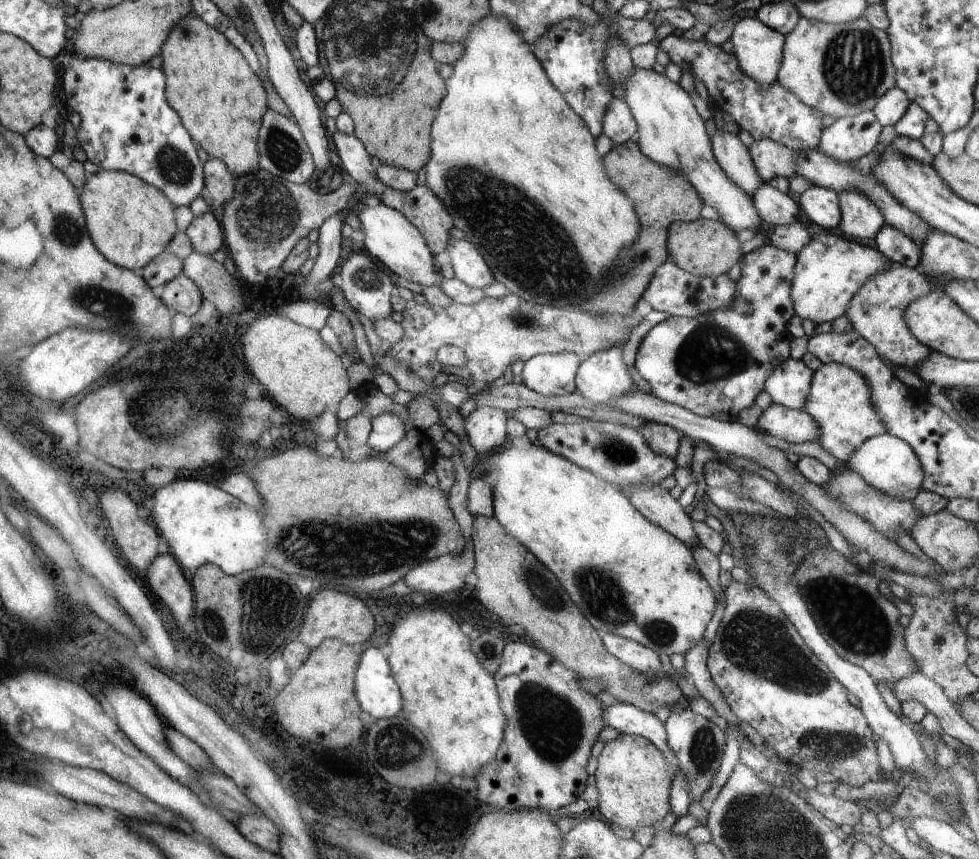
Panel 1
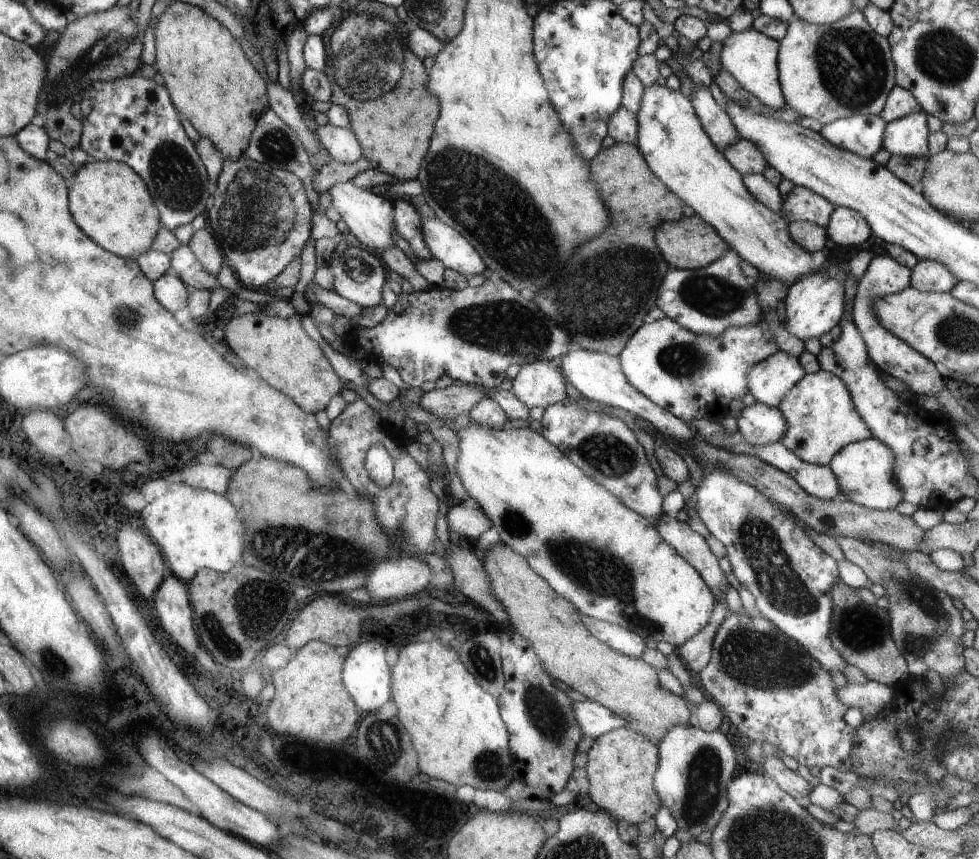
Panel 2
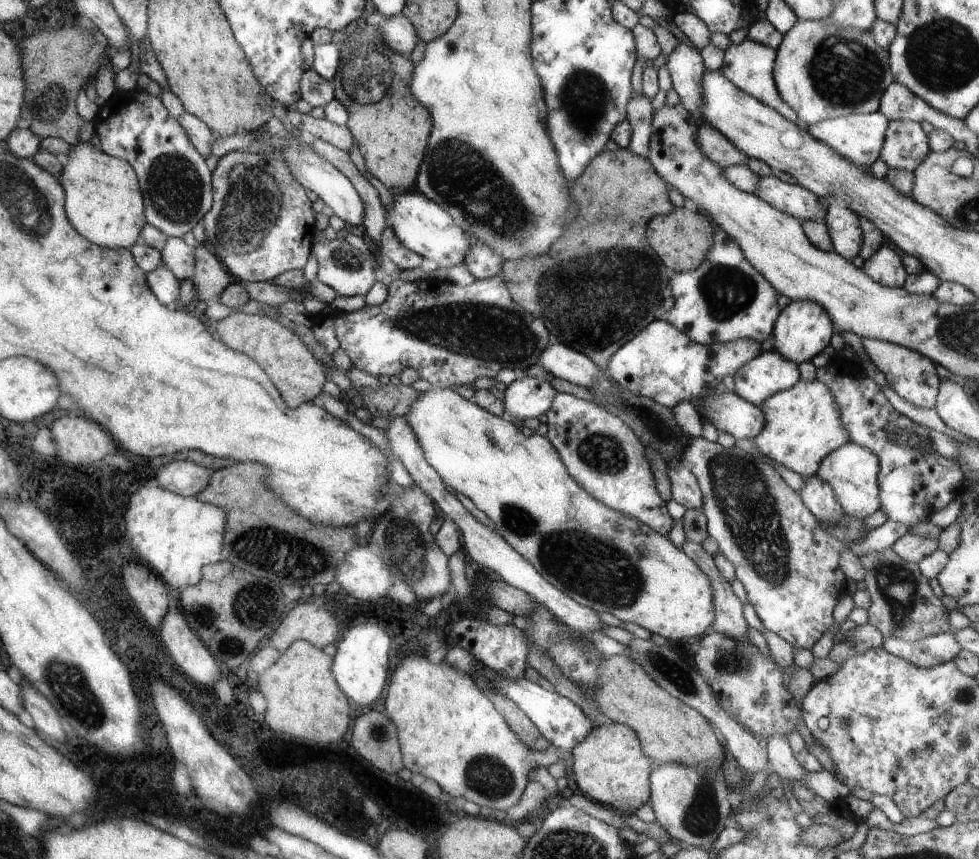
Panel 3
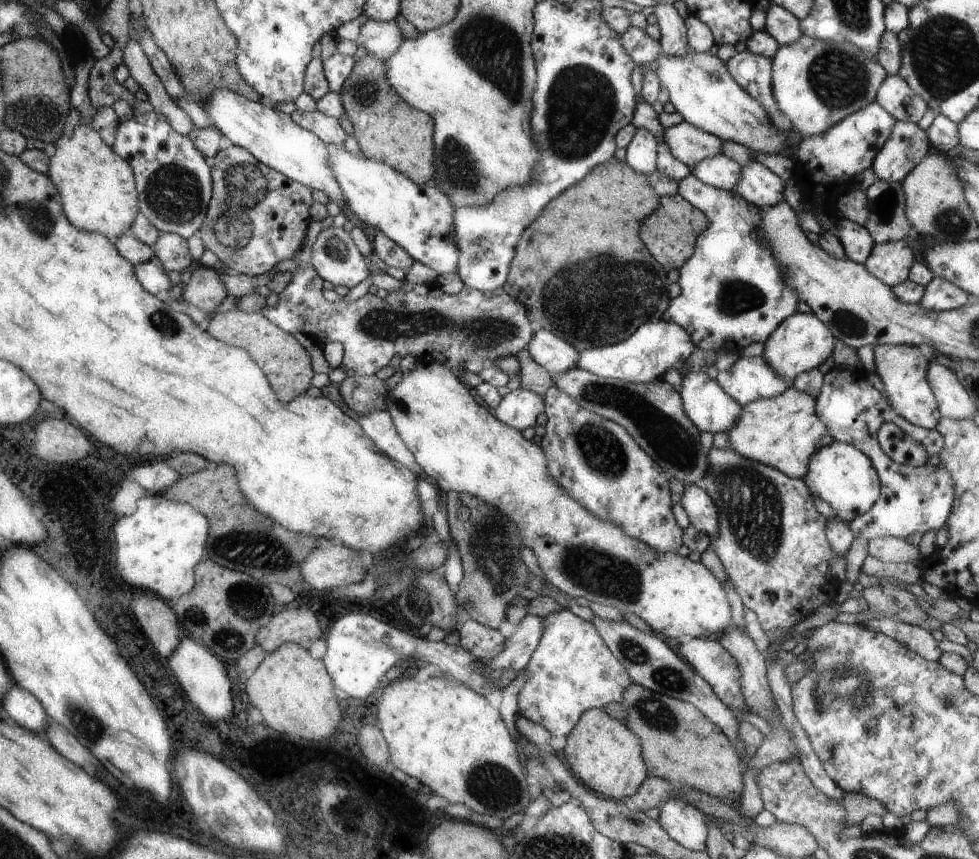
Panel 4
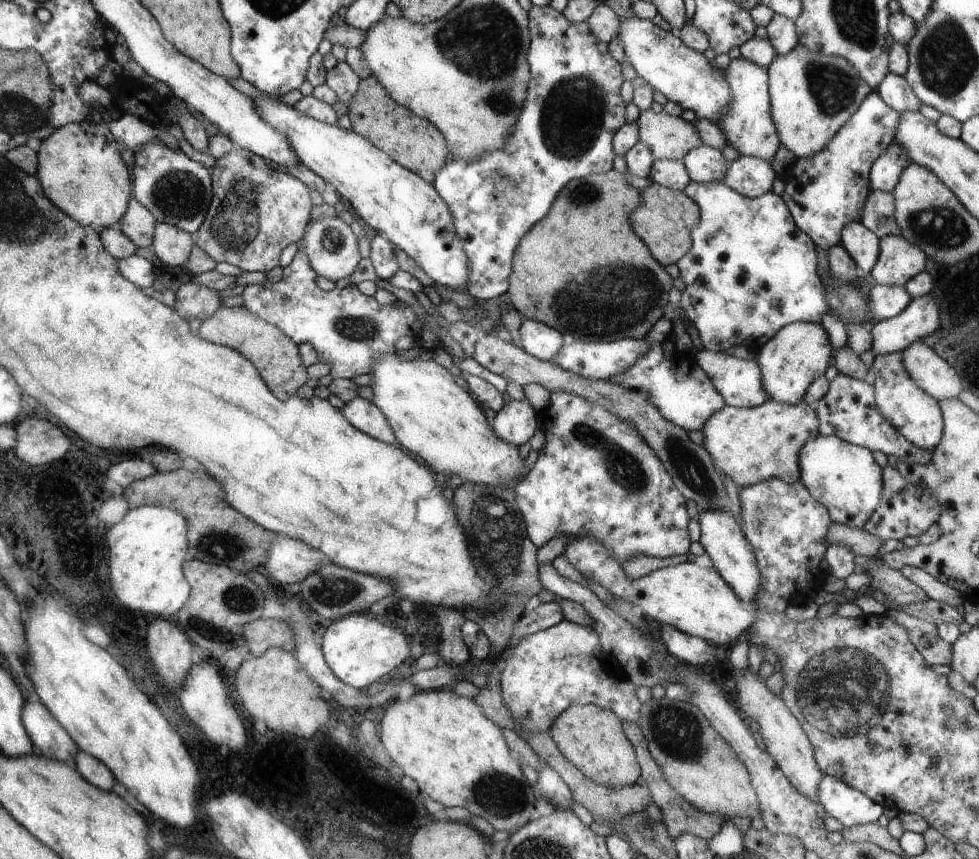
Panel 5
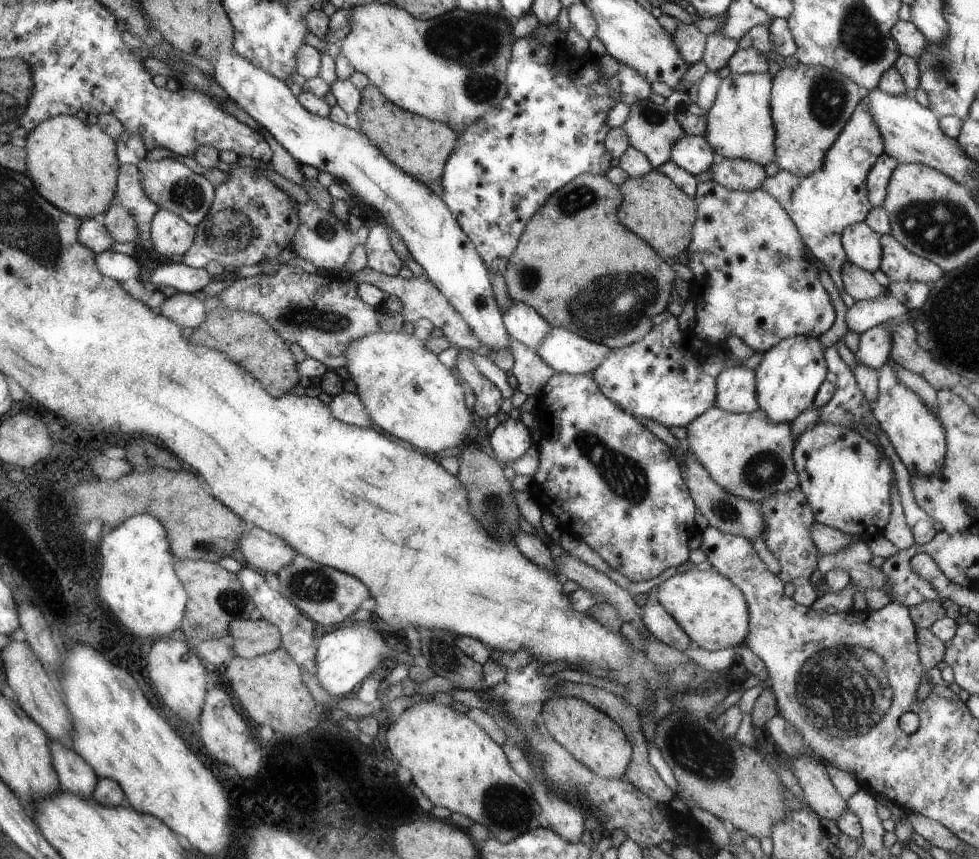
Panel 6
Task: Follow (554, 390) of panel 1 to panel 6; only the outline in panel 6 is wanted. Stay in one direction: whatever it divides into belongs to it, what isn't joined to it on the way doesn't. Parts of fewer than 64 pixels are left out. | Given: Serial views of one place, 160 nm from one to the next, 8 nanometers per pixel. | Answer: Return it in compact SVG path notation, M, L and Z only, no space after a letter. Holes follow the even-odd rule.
M502 417L495 430L489 434L488 442L496 456L504 462L512 462L524 456L526 450L533 446L530 429L519 420Z

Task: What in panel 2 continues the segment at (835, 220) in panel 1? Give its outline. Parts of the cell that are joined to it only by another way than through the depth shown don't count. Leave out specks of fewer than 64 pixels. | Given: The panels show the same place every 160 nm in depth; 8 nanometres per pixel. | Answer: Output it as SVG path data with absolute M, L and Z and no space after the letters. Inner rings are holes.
M794 186L792 192L783 197L781 205L781 210L786 210L790 221L806 221L821 227L828 224L835 208L823 196L801 186Z

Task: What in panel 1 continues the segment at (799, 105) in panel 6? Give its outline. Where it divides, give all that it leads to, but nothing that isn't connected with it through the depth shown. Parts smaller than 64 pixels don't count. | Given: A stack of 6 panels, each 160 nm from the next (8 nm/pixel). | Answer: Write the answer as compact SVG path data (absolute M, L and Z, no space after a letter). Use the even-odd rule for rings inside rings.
M863 16L838 24L800 17L792 32L785 35L777 82L809 107L819 108L823 116L839 119L872 111L884 93L895 85L887 32L874 28Z

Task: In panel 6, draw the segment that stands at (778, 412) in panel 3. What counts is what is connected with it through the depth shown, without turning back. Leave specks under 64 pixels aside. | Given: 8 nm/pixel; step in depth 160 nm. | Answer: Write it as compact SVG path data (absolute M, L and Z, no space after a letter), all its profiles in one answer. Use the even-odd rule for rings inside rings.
M714 406L686 427L686 448L695 454L724 490L758 503L768 496L799 486L792 459L796 438L790 427L791 423L773 423L766 411L760 408L751 413L733 413Z

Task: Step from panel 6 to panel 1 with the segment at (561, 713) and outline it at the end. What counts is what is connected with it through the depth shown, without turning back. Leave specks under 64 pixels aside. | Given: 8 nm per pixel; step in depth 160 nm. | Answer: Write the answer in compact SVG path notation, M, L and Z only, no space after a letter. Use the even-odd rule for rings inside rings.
M620 734L607 742L598 757L594 773L599 799L596 806L609 824L638 830L641 826L658 826L671 812L670 791L673 772L660 749L638 735Z

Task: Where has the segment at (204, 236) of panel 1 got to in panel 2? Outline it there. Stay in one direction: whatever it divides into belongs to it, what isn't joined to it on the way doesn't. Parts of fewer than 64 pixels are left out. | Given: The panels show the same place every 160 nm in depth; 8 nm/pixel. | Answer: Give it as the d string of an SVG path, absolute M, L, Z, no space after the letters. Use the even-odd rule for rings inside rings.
M208 227L197 230L187 245L199 257L200 264L203 264L208 272L217 276L221 266L224 265L224 257Z

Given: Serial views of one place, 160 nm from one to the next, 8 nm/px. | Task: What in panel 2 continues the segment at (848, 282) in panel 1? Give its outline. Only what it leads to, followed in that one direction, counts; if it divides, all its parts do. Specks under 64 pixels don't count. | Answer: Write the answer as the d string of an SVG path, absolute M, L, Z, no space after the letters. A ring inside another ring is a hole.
M833 254L826 260L827 265L816 272L808 273L793 282L787 288L786 298L786 330L804 342L808 338L819 338L839 324L844 316L844 288L848 262L840 254Z

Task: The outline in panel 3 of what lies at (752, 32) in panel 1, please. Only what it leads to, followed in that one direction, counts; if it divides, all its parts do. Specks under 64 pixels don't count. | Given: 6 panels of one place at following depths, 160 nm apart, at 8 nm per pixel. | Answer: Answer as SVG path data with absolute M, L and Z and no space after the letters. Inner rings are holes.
M746 37L739 44L732 43L726 48L720 72L732 82L734 86L737 86L746 94L753 96L756 100L762 101L765 105L779 112L784 118L796 122L796 120L798 120L796 111L790 108L790 105L786 104L784 100L780 98L780 93L774 82L773 68L777 51L775 48L760 44Z

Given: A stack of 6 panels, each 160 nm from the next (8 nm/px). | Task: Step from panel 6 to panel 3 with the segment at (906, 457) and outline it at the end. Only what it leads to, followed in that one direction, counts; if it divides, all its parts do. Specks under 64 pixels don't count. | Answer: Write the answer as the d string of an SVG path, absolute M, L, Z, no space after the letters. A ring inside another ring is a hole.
M861 338L862 346L874 366L884 374L888 385L896 394L905 398L910 404L920 408L933 408L939 393L941 380L936 373L936 365L926 356L912 349L873 338Z

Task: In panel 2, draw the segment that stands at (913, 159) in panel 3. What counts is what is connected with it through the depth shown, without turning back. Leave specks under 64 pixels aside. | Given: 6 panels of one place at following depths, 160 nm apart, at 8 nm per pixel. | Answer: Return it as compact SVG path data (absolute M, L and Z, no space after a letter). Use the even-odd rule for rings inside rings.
M920 111L888 123L885 126L883 147L891 155L928 158L927 138L930 132L927 120L928 115Z

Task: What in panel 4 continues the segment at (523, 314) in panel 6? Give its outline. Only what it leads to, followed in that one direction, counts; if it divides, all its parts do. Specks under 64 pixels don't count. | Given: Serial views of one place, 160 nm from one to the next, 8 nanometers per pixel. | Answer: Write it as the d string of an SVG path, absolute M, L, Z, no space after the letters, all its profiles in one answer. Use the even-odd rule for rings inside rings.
M535 331L526 349L530 352L531 360L542 366L550 375L577 368L578 352L574 346L552 331Z

